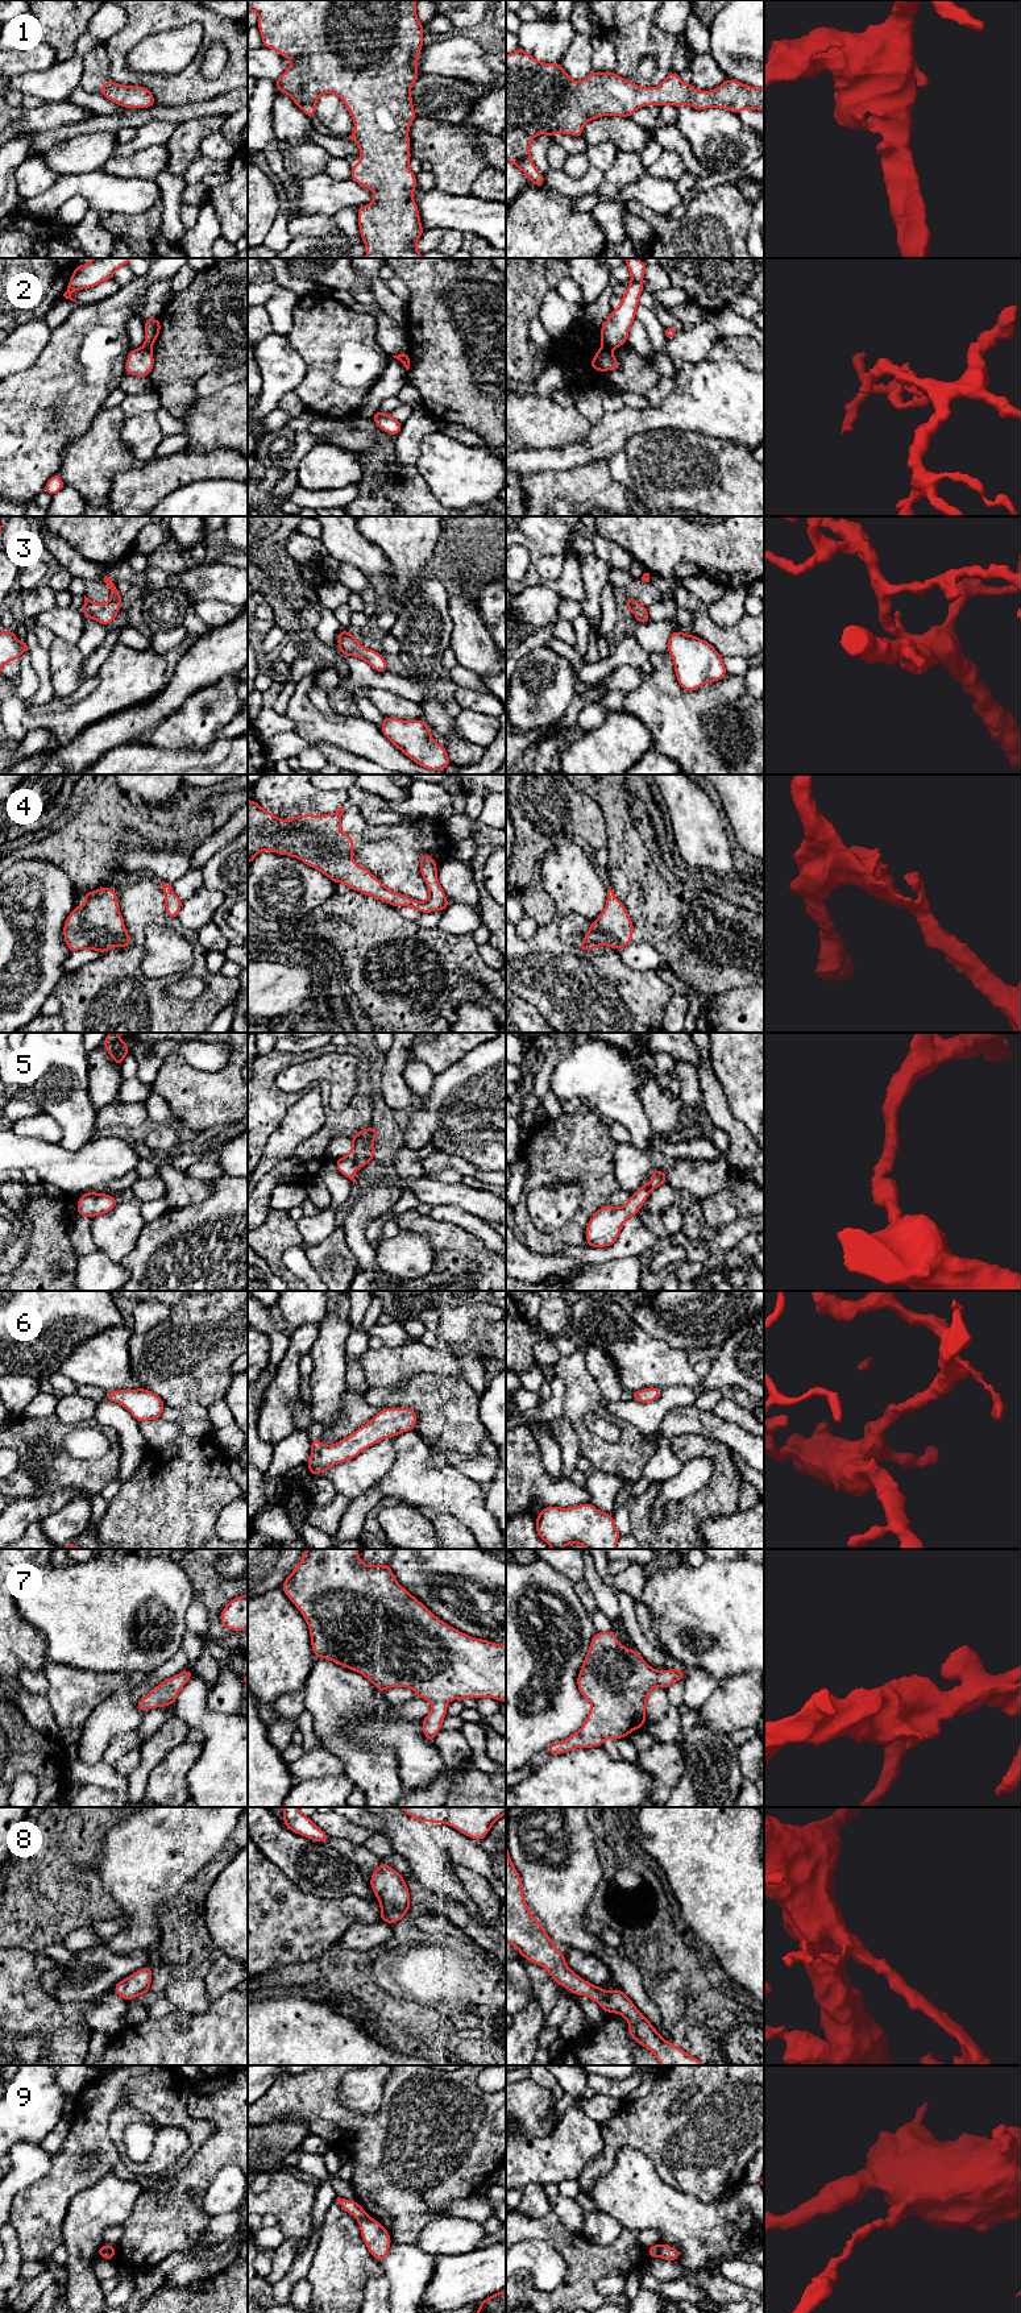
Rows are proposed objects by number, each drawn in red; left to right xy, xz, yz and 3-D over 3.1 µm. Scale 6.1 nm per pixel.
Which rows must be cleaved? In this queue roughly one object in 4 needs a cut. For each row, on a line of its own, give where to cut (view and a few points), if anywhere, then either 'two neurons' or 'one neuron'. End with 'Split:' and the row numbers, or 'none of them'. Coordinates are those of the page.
1: no cut | one neuron
2: xy (144, 345), (150, 348) | two neurons
3: no cut | one neuron
4: no cut | one neuron
5: no cut | one neuron
6: no cut | one neuron
7: no cut | one neuron
8: no cut | one neuron
9: yz (658, 2245), (659, 2255) | two neurons
Split: 2, 9

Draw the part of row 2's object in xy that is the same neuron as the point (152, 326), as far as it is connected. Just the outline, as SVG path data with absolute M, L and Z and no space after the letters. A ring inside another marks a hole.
M144 319L144 324L145 324L144 346L152 348L159 336L161 321L159 319Z

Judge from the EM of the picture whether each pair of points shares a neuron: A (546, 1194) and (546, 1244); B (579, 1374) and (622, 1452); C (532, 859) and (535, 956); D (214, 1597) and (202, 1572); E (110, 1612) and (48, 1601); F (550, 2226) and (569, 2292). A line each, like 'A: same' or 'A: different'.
A: different
B: same
C: different
D: same
E: same
F: same

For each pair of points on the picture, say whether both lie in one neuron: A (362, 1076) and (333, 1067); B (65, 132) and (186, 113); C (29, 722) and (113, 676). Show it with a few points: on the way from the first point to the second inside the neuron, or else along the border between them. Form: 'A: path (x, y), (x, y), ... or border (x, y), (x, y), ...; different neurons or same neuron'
A: border (349, 1053), (357, 1062), (357, 1089), (347, 1104); different neurons
B: path (95, 123), (113, 123), (125, 117), (156, 113); same neuron
C: path (52, 722), (75, 721), (99, 698); same neuron

